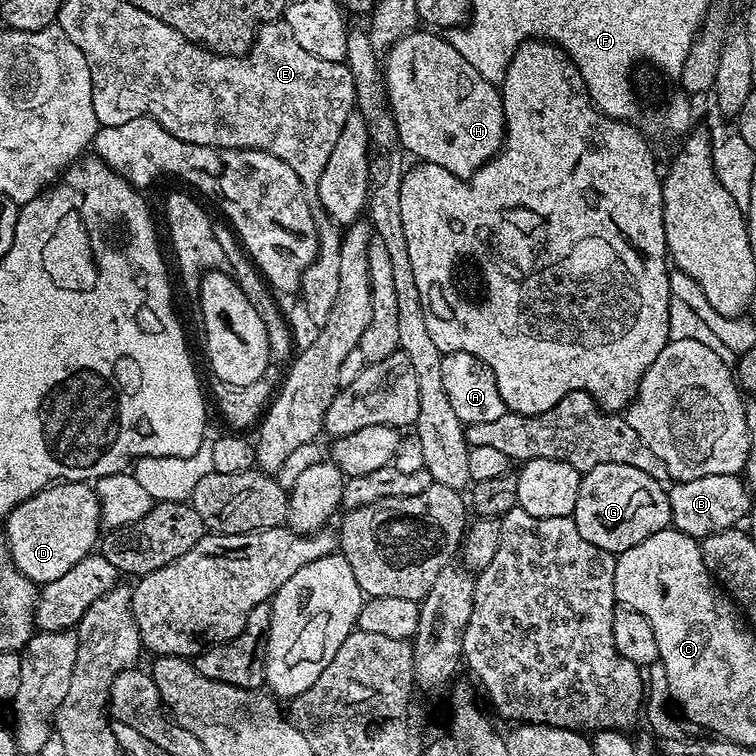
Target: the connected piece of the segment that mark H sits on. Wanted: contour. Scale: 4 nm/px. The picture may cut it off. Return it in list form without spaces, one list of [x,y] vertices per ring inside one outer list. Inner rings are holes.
[[[421,30],[410,31],[398,42],[394,42],[382,60],[382,73],[386,87],[386,102],[390,107],[391,119],[396,122],[396,139],[399,147],[404,147],[410,155],[416,156],[412,158],[415,158],[417,161],[425,164],[433,164],[434,166],[442,166],[442,170],[450,170],[450,174],[454,174],[458,178],[466,180],[468,177],[473,176],[487,160],[491,160],[504,146],[504,97],[501,89],[497,87],[497,85],[491,84],[486,78],[482,78],[481,74],[479,74],[474,67],[470,66],[465,58],[462,58],[462,56],[458,54],[458,50],[456,50],[443,35],[437,34],[432,30],[424,30],[428,32],[420,31]]]

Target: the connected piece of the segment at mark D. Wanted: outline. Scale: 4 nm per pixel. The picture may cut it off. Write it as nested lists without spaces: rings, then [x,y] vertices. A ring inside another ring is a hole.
[[[83,480],[57,482],[26,498],[26,502],[17,506],[8,515],[8,519],[3,521],[2,528],[2,539],[8,544],[10,558],[17,570],[37,586],[54,582],[54,578],[62,578],[66,570],[71,570],[74,562],[82,562],[82,558],[93,555],[101,539],[100,503],[96,497],[96,489],[91,483]]]

